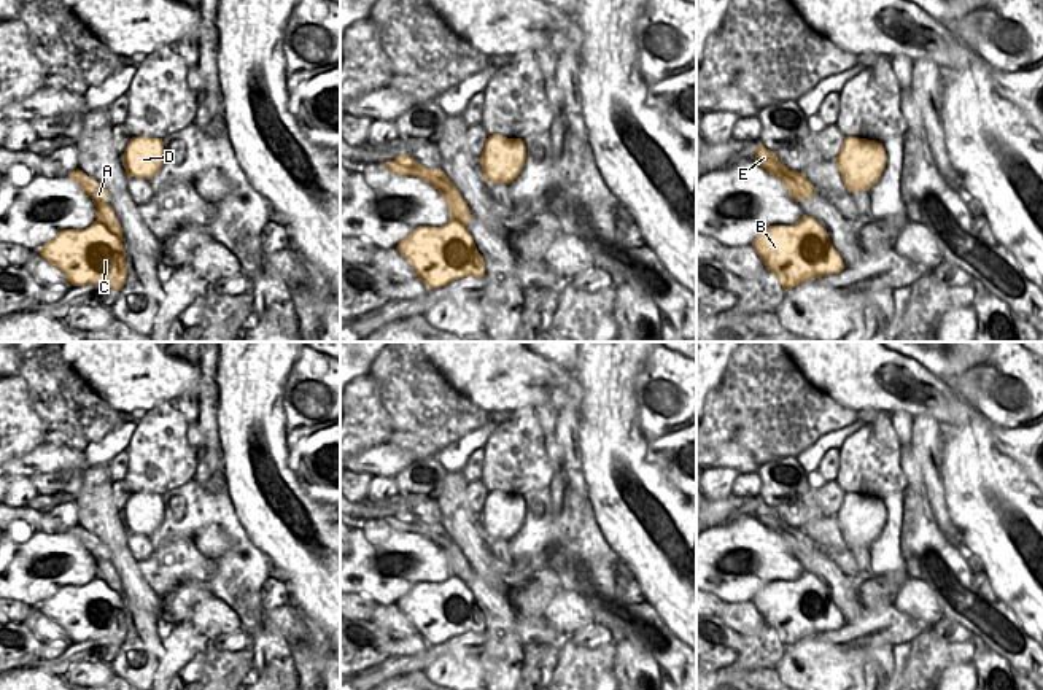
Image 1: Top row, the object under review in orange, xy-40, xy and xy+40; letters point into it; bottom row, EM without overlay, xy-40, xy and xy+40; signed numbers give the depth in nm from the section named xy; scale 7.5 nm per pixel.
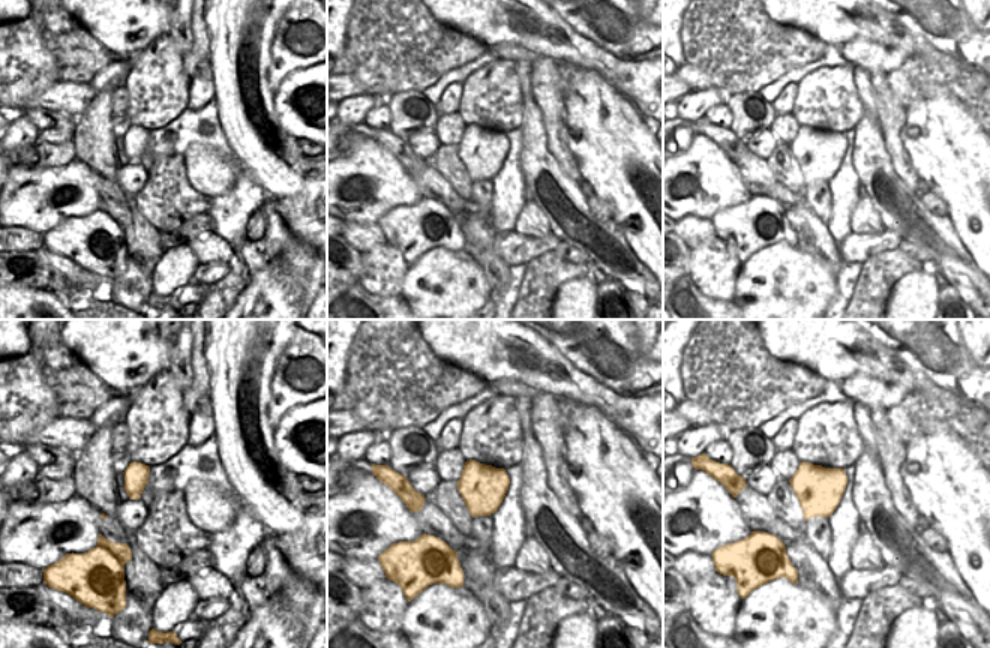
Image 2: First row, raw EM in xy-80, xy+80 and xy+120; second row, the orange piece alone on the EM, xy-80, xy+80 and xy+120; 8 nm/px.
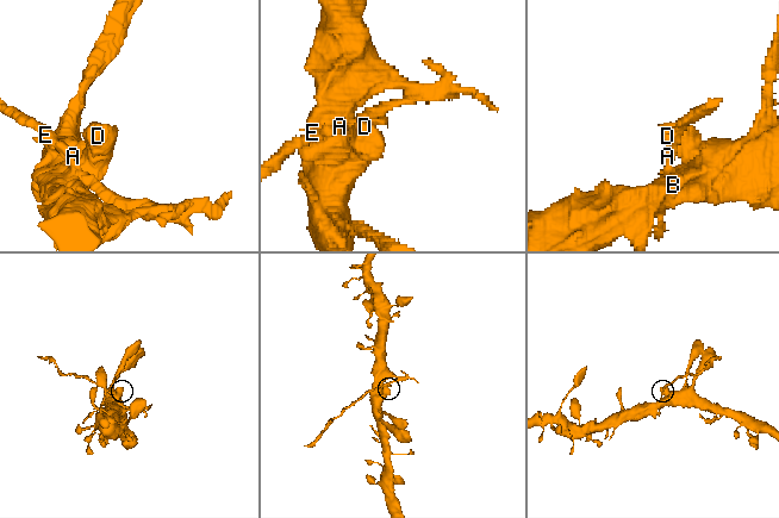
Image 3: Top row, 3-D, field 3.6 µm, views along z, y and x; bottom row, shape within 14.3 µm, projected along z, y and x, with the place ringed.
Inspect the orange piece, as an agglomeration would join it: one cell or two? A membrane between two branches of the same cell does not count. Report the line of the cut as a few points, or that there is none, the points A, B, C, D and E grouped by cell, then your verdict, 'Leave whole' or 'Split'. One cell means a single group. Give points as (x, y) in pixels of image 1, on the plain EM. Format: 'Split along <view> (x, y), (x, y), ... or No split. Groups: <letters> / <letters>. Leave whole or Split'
Split along xy (433, 525), (425, 536). Groups: A B C D / E. Split.

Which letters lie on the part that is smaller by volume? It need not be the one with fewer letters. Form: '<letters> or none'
E

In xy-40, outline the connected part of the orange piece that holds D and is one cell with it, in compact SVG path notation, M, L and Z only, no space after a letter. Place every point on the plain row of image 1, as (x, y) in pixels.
M132 493L122 510L127 533L151 536L164 520L162 494Z

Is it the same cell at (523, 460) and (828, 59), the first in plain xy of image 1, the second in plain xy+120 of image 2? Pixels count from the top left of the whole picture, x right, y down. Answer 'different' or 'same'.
different

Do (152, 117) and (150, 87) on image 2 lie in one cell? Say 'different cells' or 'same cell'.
same cell

